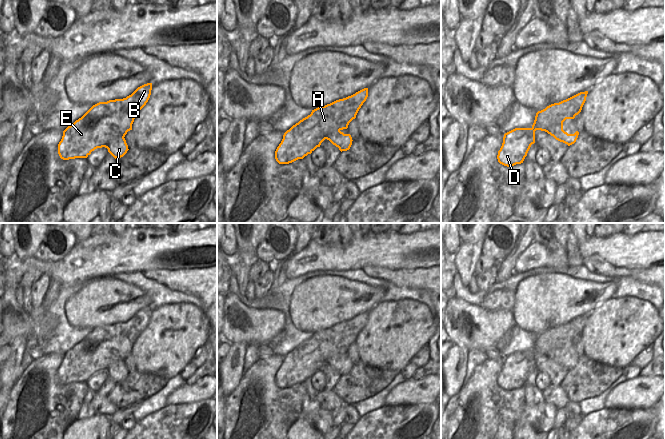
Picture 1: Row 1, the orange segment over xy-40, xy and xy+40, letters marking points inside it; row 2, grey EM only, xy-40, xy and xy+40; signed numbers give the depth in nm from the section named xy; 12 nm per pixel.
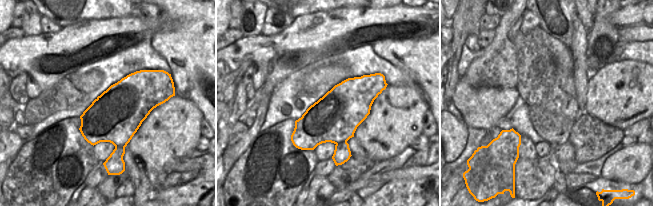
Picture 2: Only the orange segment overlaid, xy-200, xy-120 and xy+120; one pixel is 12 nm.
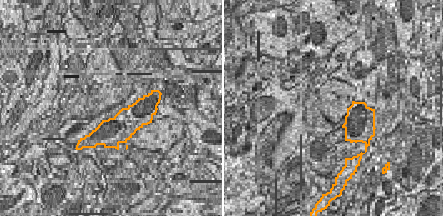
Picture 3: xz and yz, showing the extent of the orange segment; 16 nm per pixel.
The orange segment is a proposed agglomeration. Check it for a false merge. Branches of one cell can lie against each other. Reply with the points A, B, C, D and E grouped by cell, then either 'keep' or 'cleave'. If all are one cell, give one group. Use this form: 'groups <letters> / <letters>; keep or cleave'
groups A B D E / C; cleave

